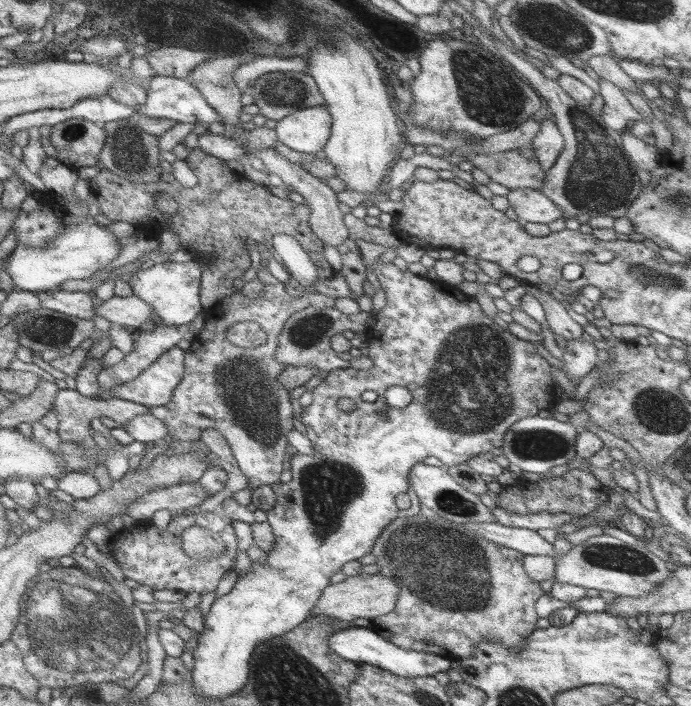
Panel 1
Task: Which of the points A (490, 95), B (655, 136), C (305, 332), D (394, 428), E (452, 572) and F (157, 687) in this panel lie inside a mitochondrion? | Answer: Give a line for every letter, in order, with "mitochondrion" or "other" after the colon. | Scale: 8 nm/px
A: mitochondrion
B: other
C: mitochondrion
D: other
E: mitochondrion
F: other

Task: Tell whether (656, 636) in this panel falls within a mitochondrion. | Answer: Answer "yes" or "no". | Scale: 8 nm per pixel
no

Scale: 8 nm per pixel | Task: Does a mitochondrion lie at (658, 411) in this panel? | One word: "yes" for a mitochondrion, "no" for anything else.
yes

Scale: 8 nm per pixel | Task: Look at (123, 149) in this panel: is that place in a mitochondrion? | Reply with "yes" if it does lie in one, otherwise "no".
yes

